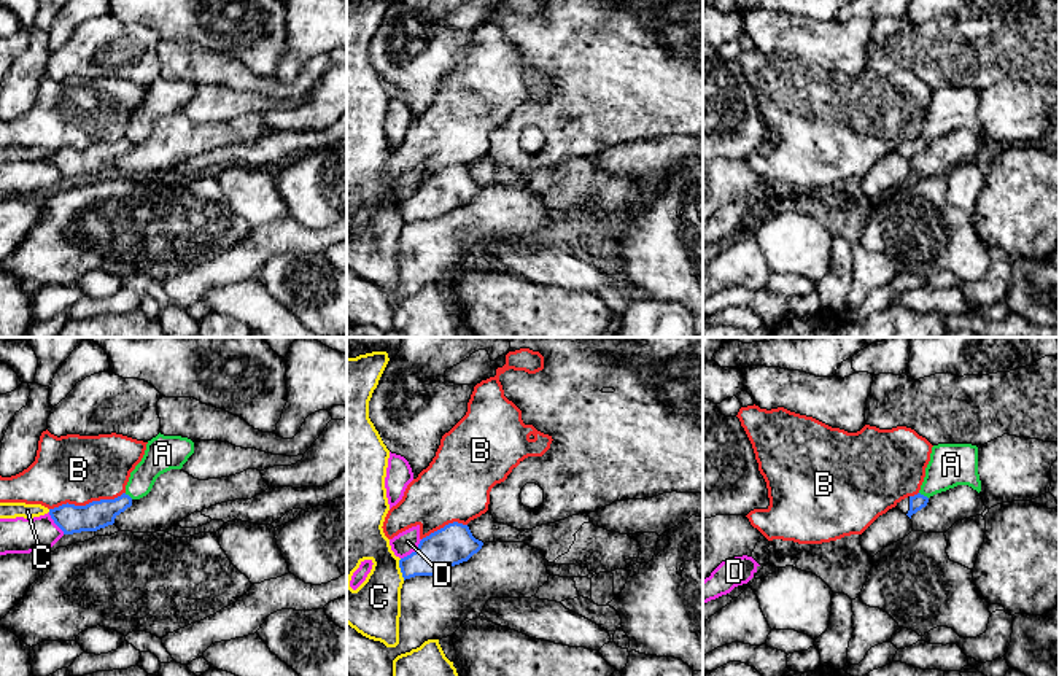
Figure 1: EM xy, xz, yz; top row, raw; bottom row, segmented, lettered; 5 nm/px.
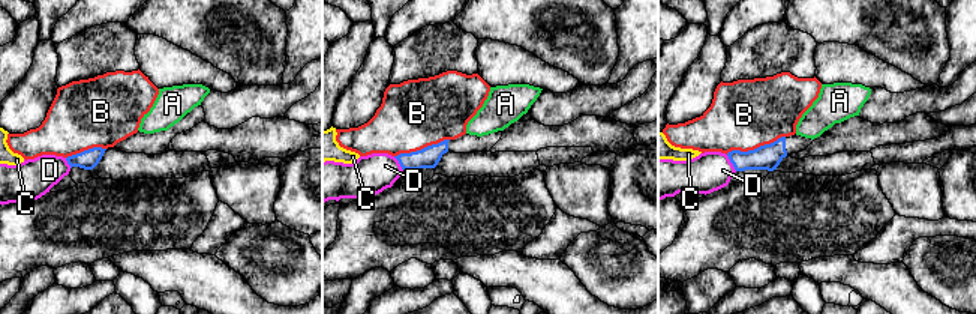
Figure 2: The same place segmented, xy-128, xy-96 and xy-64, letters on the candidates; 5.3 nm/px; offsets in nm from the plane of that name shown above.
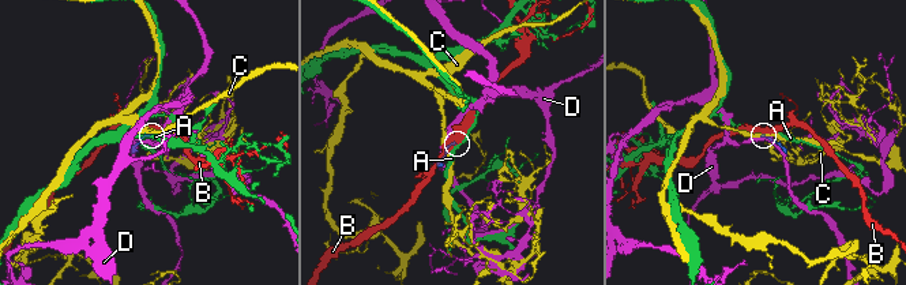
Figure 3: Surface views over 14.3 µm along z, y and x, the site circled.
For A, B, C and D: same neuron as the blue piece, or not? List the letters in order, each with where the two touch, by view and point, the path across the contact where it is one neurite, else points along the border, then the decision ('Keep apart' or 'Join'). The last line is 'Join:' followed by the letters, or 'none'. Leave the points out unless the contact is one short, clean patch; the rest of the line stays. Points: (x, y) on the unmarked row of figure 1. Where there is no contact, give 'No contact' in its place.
A: Touches blue at yz (923, 139). Boundary: yz (919, 135), (927, 142). Keep apart
B: Touches blue at xy (86, 148). Boundary: xy (124, 135), (113, 142), (85, 148), (62, 147), (50, 153). Keep apart
C: Touches blue at xz (401, 213). Boundary: xz (399, 202), (399, 215), (404, 223). Keep apart
D: Touches blue at xz (412, 196). Keep apart
Join: none

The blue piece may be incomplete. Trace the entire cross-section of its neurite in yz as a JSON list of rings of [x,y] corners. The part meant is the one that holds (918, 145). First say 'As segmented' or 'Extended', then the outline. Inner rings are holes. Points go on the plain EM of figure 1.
Extended. [[[917,137],[914,140],[908,140],[902,143],[900,146],[897,146],[895,151],[900,153],[903,157],[906,157],[911,162],[911,159],[921,154],[922,151],[925,151],[927,146],[929,146],[929,142]]]

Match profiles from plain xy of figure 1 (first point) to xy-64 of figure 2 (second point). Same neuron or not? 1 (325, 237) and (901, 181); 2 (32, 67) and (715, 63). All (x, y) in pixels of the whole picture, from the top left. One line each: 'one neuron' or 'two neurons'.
1: two neurons
2: one neuron

